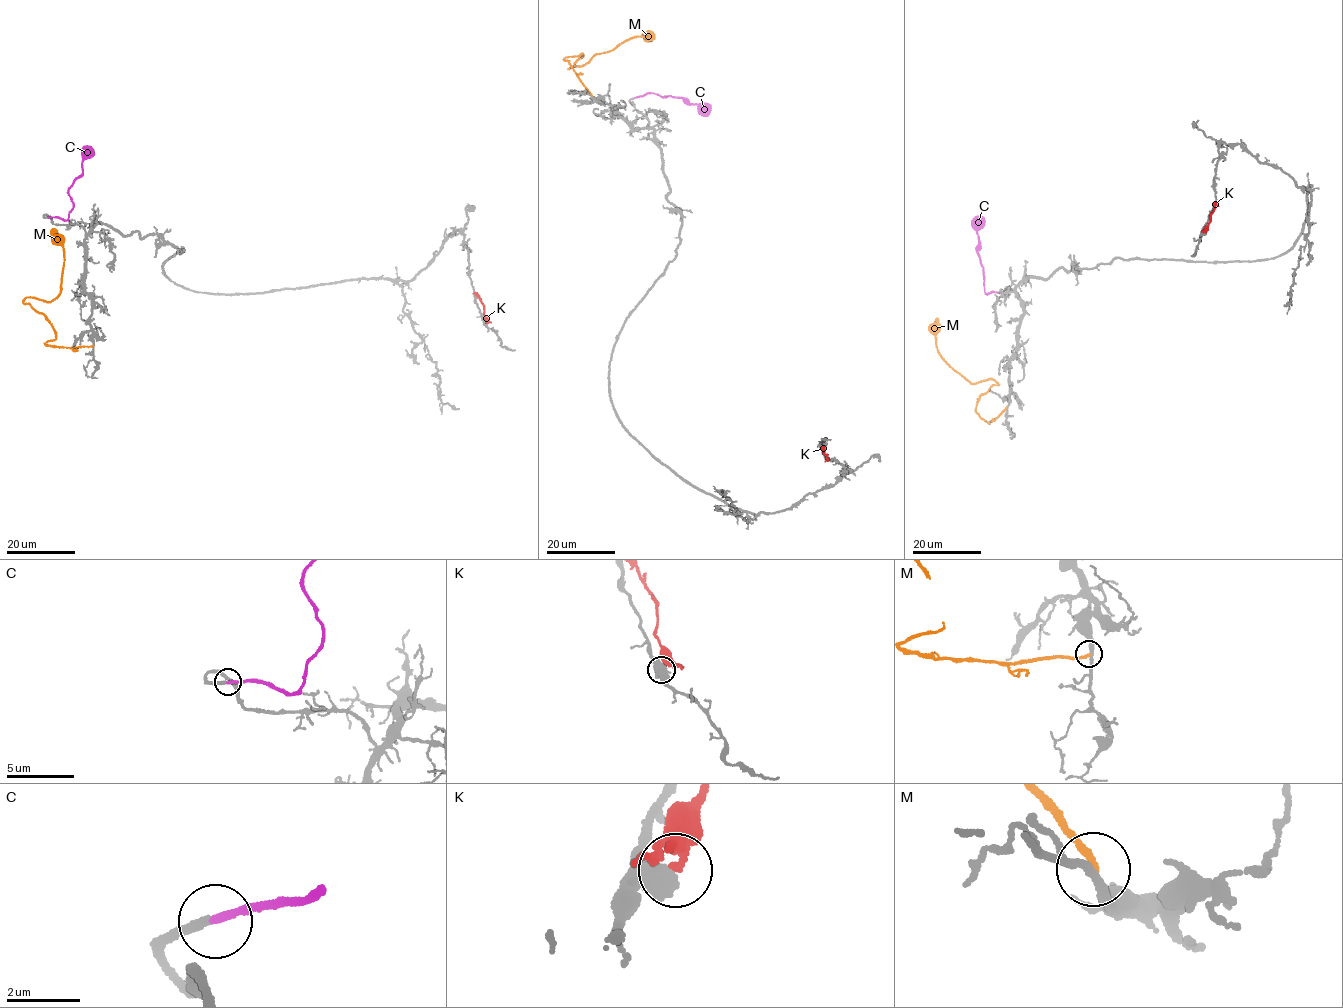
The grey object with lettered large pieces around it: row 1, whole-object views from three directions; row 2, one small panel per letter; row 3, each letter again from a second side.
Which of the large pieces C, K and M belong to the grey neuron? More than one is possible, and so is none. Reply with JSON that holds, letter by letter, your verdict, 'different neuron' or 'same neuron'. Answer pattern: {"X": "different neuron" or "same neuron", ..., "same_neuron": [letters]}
{"C": "same neuron", "K": "different neuron", "M": "different neuron", "same_neuron": ["C"]}

